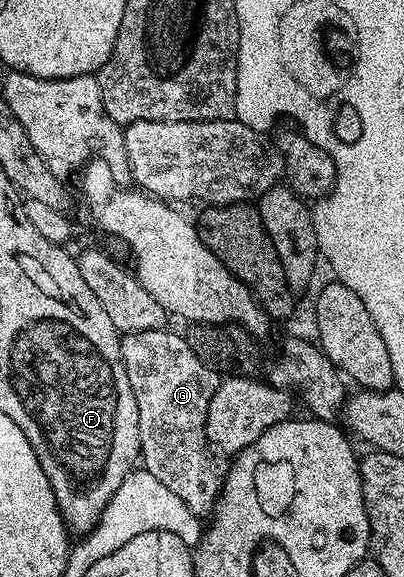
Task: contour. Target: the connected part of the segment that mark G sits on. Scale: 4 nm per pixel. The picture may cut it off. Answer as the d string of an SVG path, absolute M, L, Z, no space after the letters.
M172 328L123 335L120 355L134 392L134 404L138 404L143 469L162 480L162 484L166 484L166 488L170 488L190 512L211 515L224 484L221 459L208 445L204 427L206 412L218 385L216 371L196 355L183 333L175 334Z

